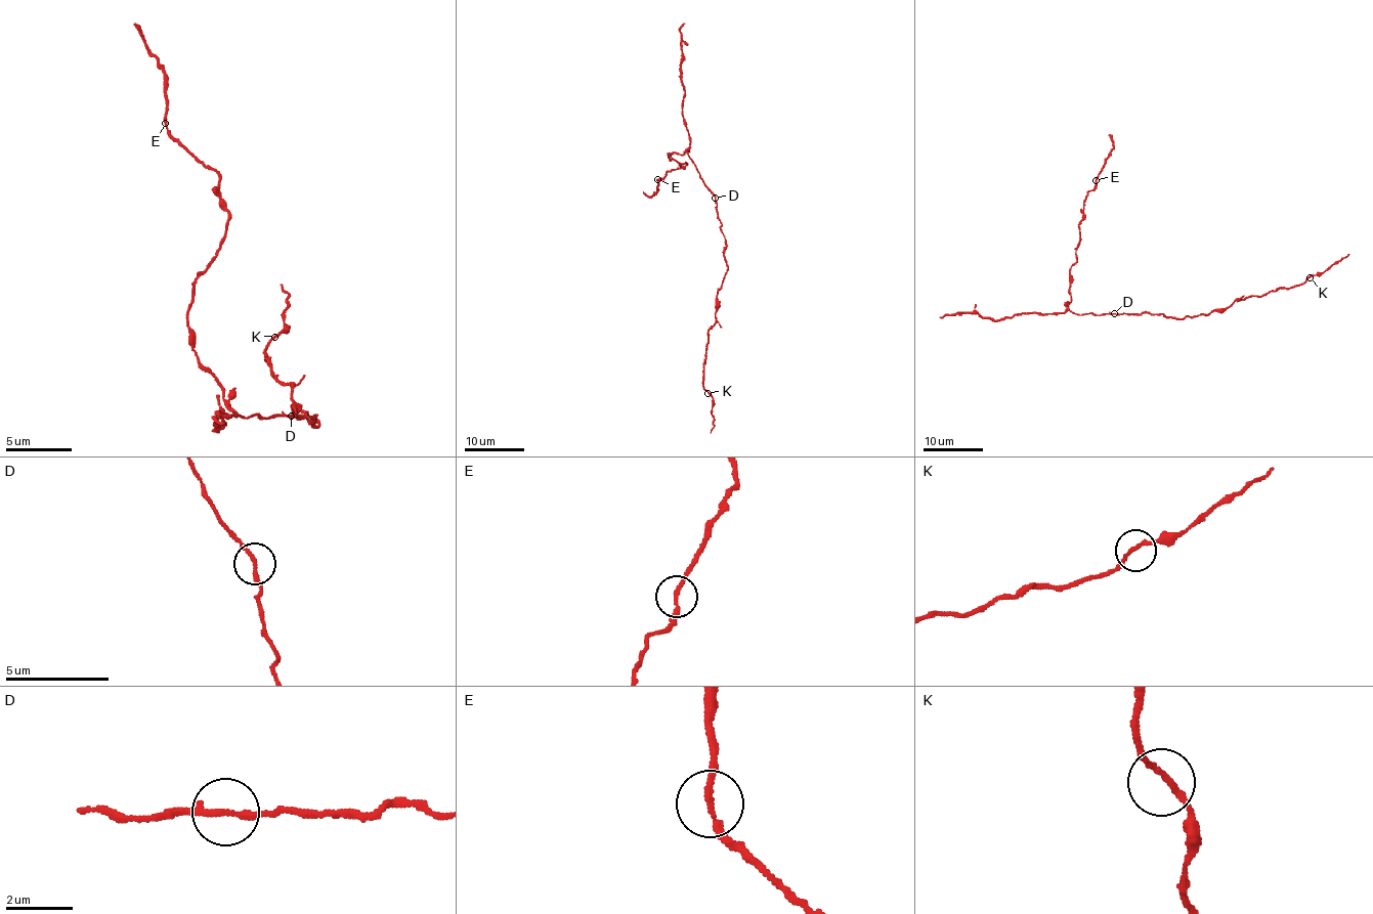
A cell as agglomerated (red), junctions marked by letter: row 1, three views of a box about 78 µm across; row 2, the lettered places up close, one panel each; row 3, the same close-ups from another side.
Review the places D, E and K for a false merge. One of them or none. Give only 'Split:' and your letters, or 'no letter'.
Split: no letter

